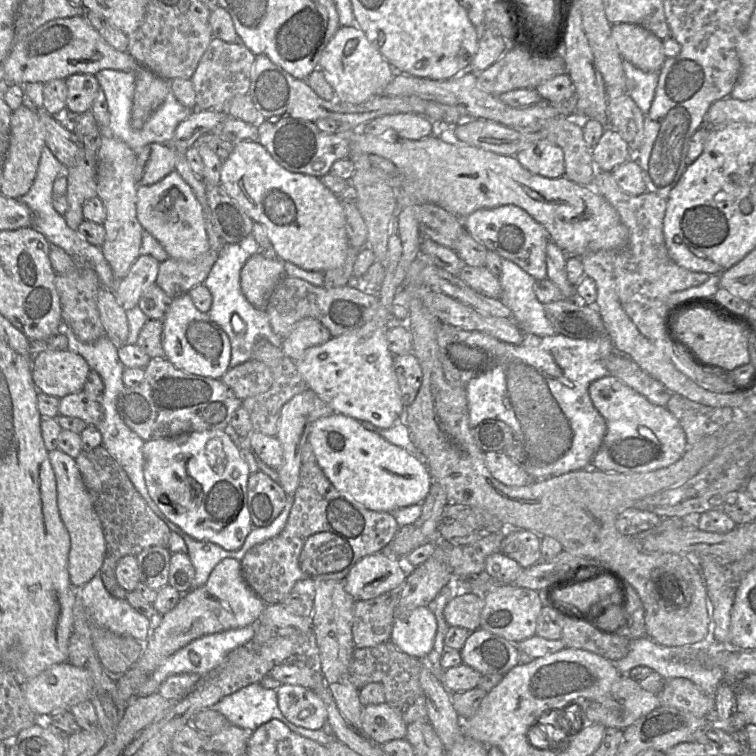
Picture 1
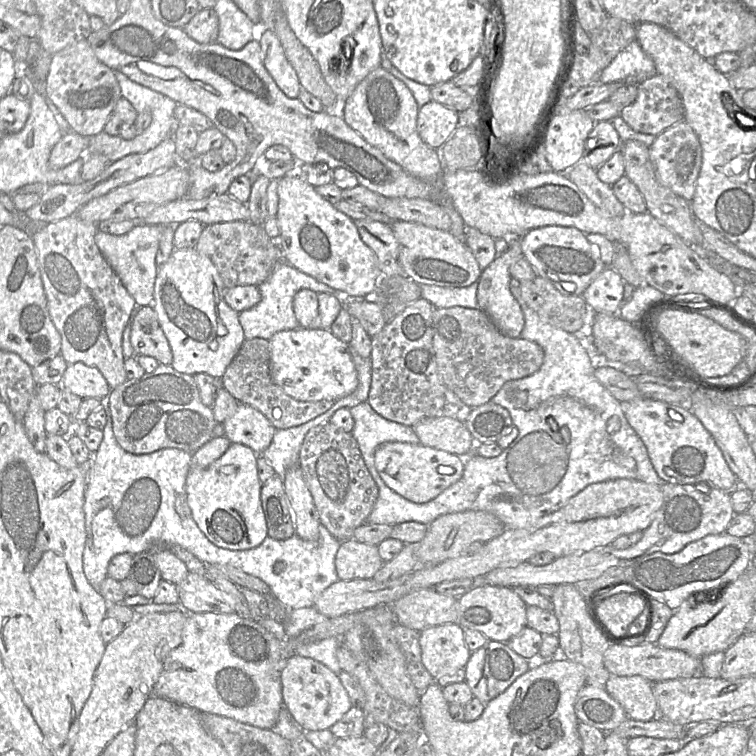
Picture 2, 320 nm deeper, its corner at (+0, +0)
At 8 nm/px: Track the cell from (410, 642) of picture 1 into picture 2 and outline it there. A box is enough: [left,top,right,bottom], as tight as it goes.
[419,623,471,680]

